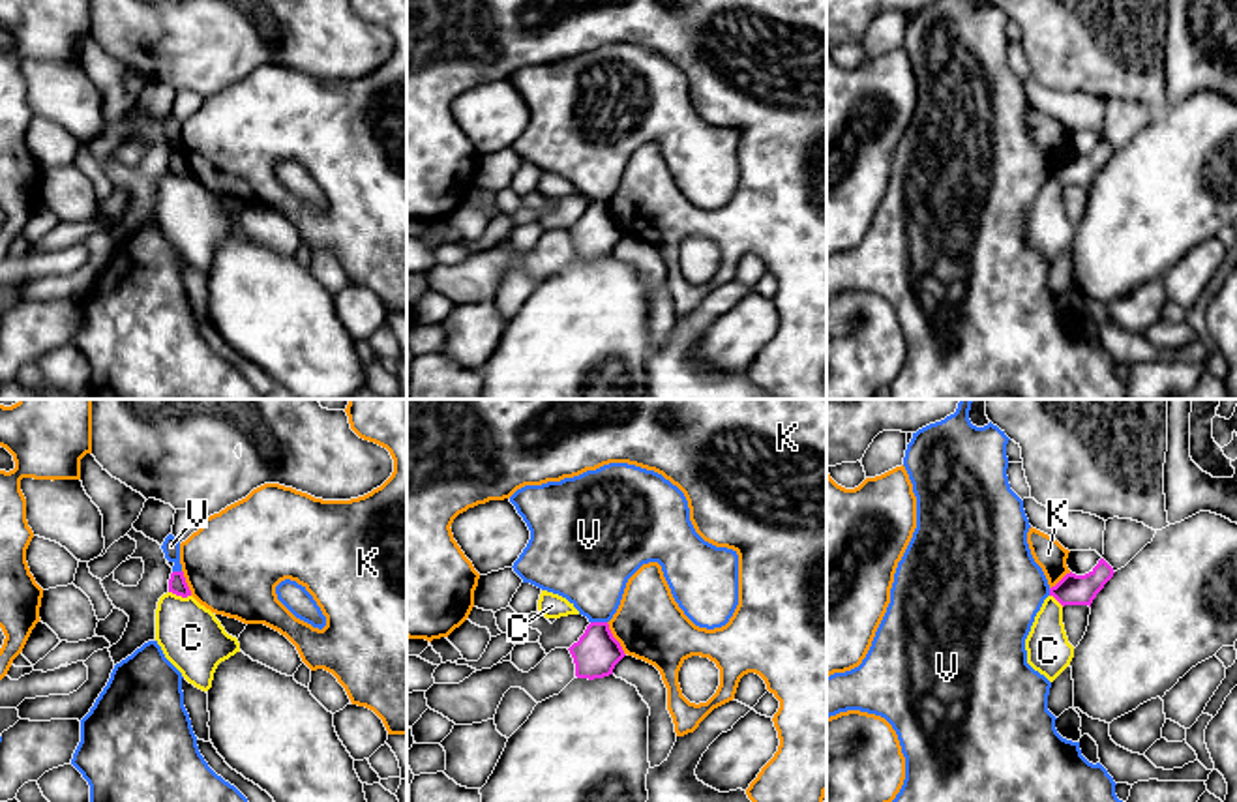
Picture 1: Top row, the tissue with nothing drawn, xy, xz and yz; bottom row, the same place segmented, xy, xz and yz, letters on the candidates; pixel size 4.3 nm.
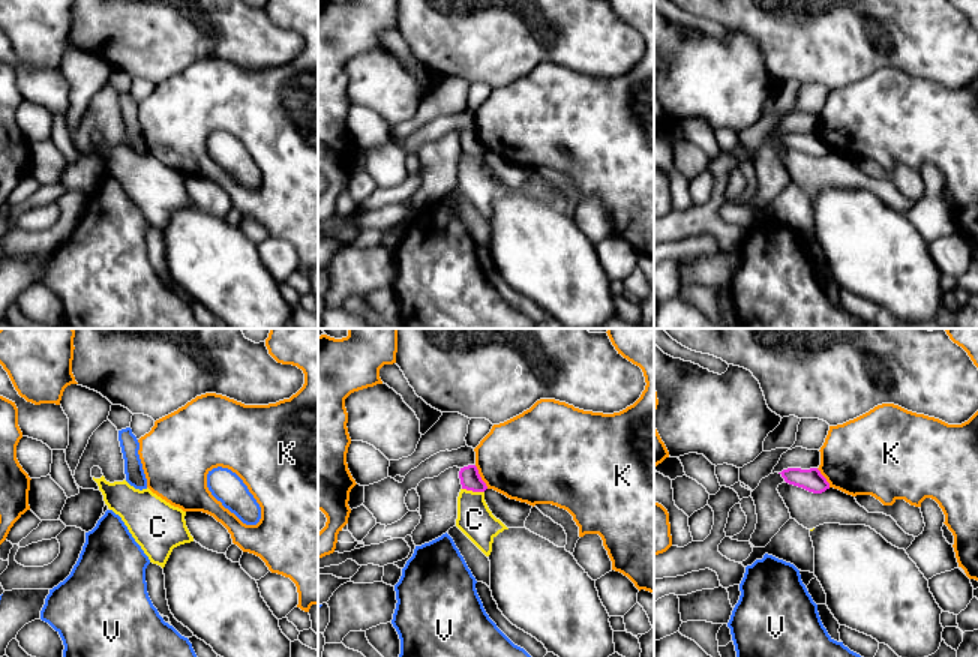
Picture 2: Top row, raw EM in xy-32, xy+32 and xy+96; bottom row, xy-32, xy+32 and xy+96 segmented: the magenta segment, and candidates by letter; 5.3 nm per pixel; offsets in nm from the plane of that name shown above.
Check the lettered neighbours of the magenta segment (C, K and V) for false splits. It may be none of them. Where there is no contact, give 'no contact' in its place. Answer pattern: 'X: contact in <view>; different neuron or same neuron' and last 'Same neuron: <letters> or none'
C: contact in xy; different neuron
K: contact in xz; different neuron
V: contact in xz; different neuron
Same neuron: none

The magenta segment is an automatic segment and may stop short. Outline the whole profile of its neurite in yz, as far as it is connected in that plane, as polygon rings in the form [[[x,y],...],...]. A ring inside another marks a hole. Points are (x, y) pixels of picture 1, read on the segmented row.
[[[1100,558],[1098,564],[1085,575],[1066,573],[1055,587],[1050,588],[1063,607],[1065,605],[1089,605],[1104,585],[1113,577],[1113,568]]]

